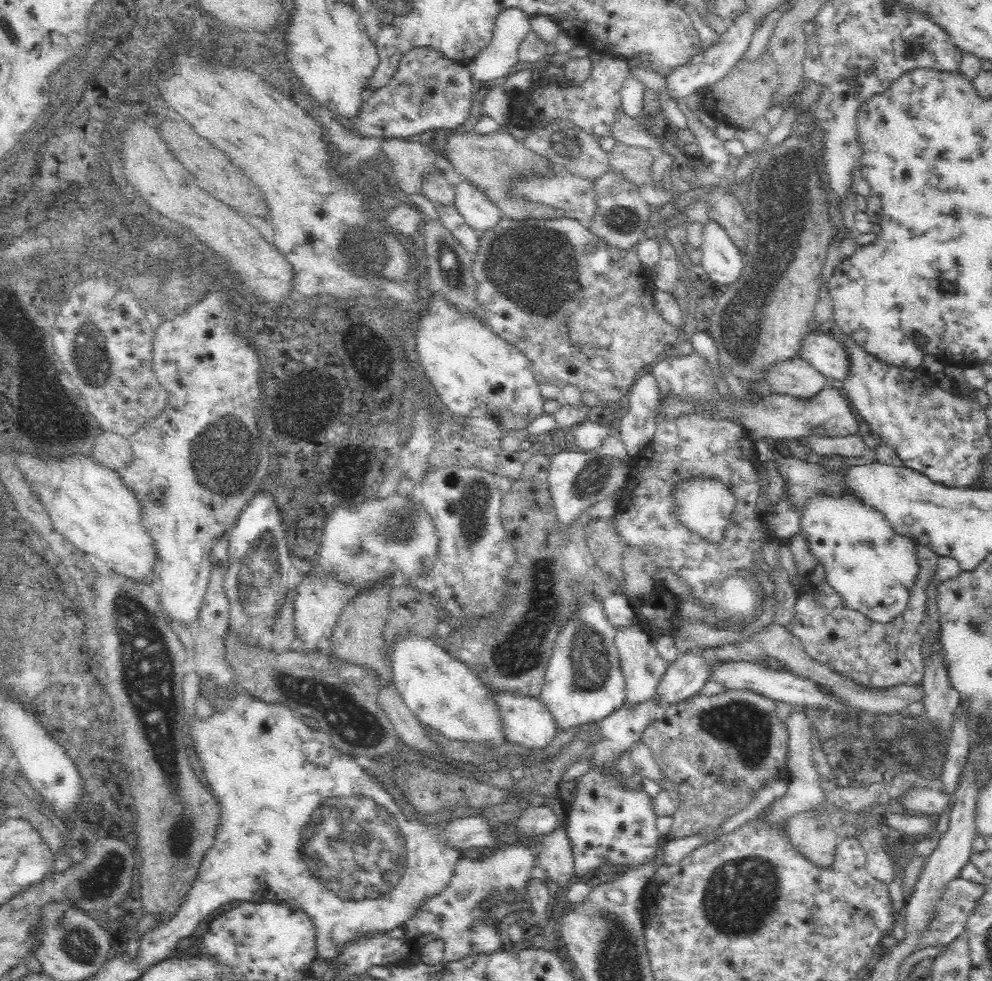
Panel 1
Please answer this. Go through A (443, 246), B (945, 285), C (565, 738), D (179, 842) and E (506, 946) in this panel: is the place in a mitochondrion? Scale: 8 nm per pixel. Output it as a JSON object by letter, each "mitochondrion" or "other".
{"A":"other","B":"mitochondrion","C":"other","D":"mitochondrion","E":"other"}

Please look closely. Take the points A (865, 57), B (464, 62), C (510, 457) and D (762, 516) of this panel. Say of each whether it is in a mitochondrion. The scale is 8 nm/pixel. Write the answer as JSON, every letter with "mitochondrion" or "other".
{"A":"mitochondrion","B":"other","C":"other","D":"other"}

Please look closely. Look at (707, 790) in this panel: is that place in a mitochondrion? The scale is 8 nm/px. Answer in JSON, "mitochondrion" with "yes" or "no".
{"mitochondrion":"no"}

